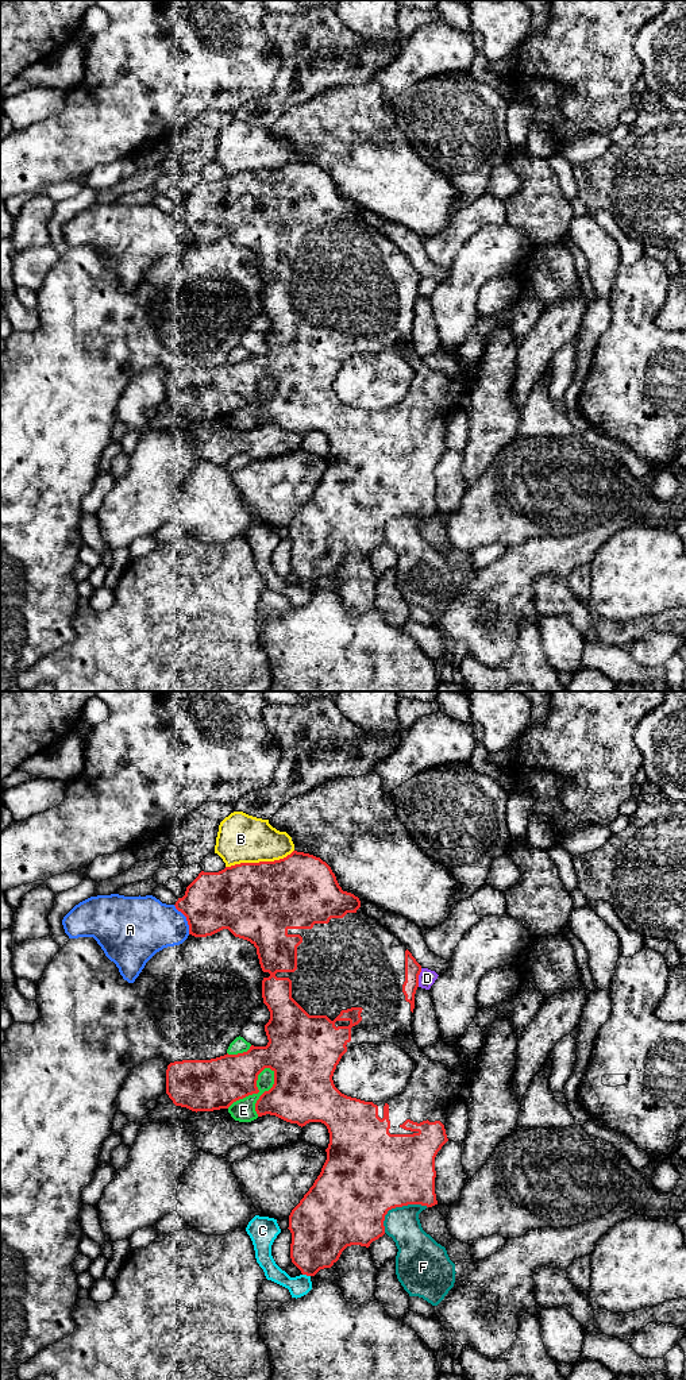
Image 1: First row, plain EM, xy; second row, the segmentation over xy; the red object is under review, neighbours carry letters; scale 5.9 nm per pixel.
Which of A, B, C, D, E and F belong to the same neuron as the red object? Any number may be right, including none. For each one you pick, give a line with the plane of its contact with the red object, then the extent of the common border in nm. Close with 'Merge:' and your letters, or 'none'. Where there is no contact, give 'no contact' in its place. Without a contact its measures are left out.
Merge: none

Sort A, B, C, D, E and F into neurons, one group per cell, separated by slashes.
A / B / C / D / E / F

